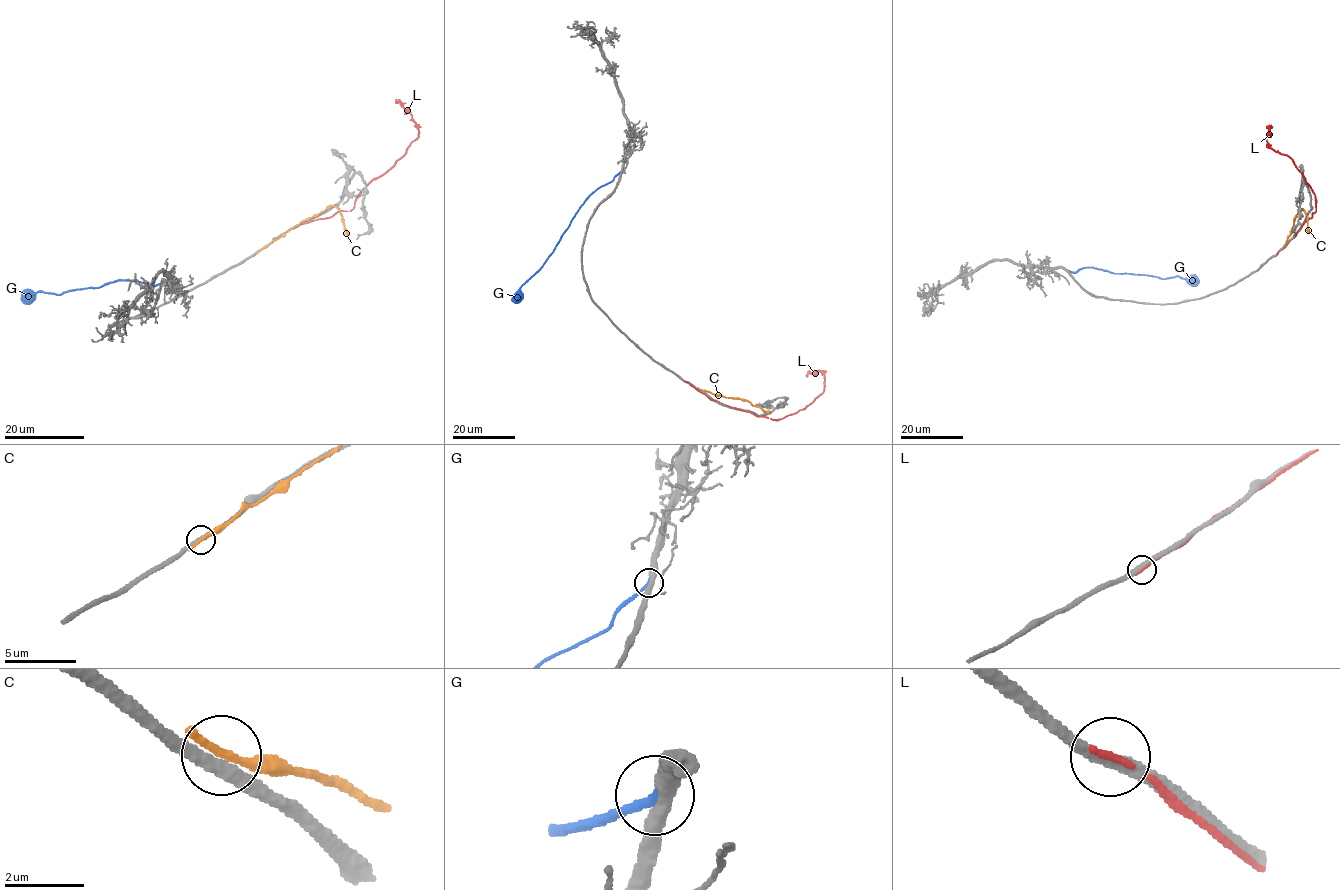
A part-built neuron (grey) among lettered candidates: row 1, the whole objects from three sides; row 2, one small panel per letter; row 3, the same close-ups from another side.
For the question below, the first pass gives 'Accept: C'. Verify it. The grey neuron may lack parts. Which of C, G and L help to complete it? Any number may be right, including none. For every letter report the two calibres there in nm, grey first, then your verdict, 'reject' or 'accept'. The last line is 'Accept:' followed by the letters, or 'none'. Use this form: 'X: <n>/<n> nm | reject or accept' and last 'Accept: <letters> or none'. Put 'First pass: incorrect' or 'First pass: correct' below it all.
C: 340/280 nm | reject
G: 360/240 nm | accept
L: 300/170 nm | reject
Accept: G
First pass: incorrect

